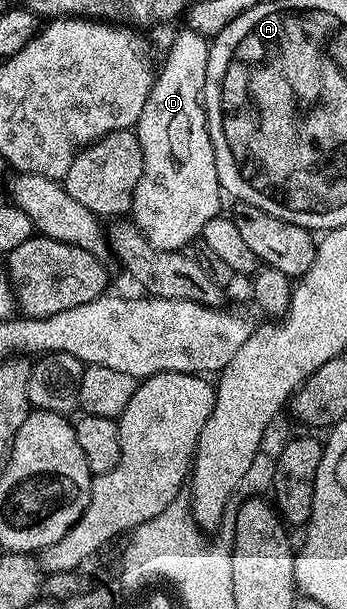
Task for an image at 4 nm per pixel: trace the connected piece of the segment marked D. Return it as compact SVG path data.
M187 27L182 28L182 33L174 35L165 62L162 65L160 62L156 70L153 86L147 95L147 103L143 103L143 115L139 115L135 126L139 147L143 151L143 175L139 179L139 187L135 187L131 221L156 249L168 253L184 250L184 245L191 244L193 240L196 242L205 224L222 212L223 190L217 178L215 151L211 143L209 124L205 118L203 100L210 44L210 38Z

